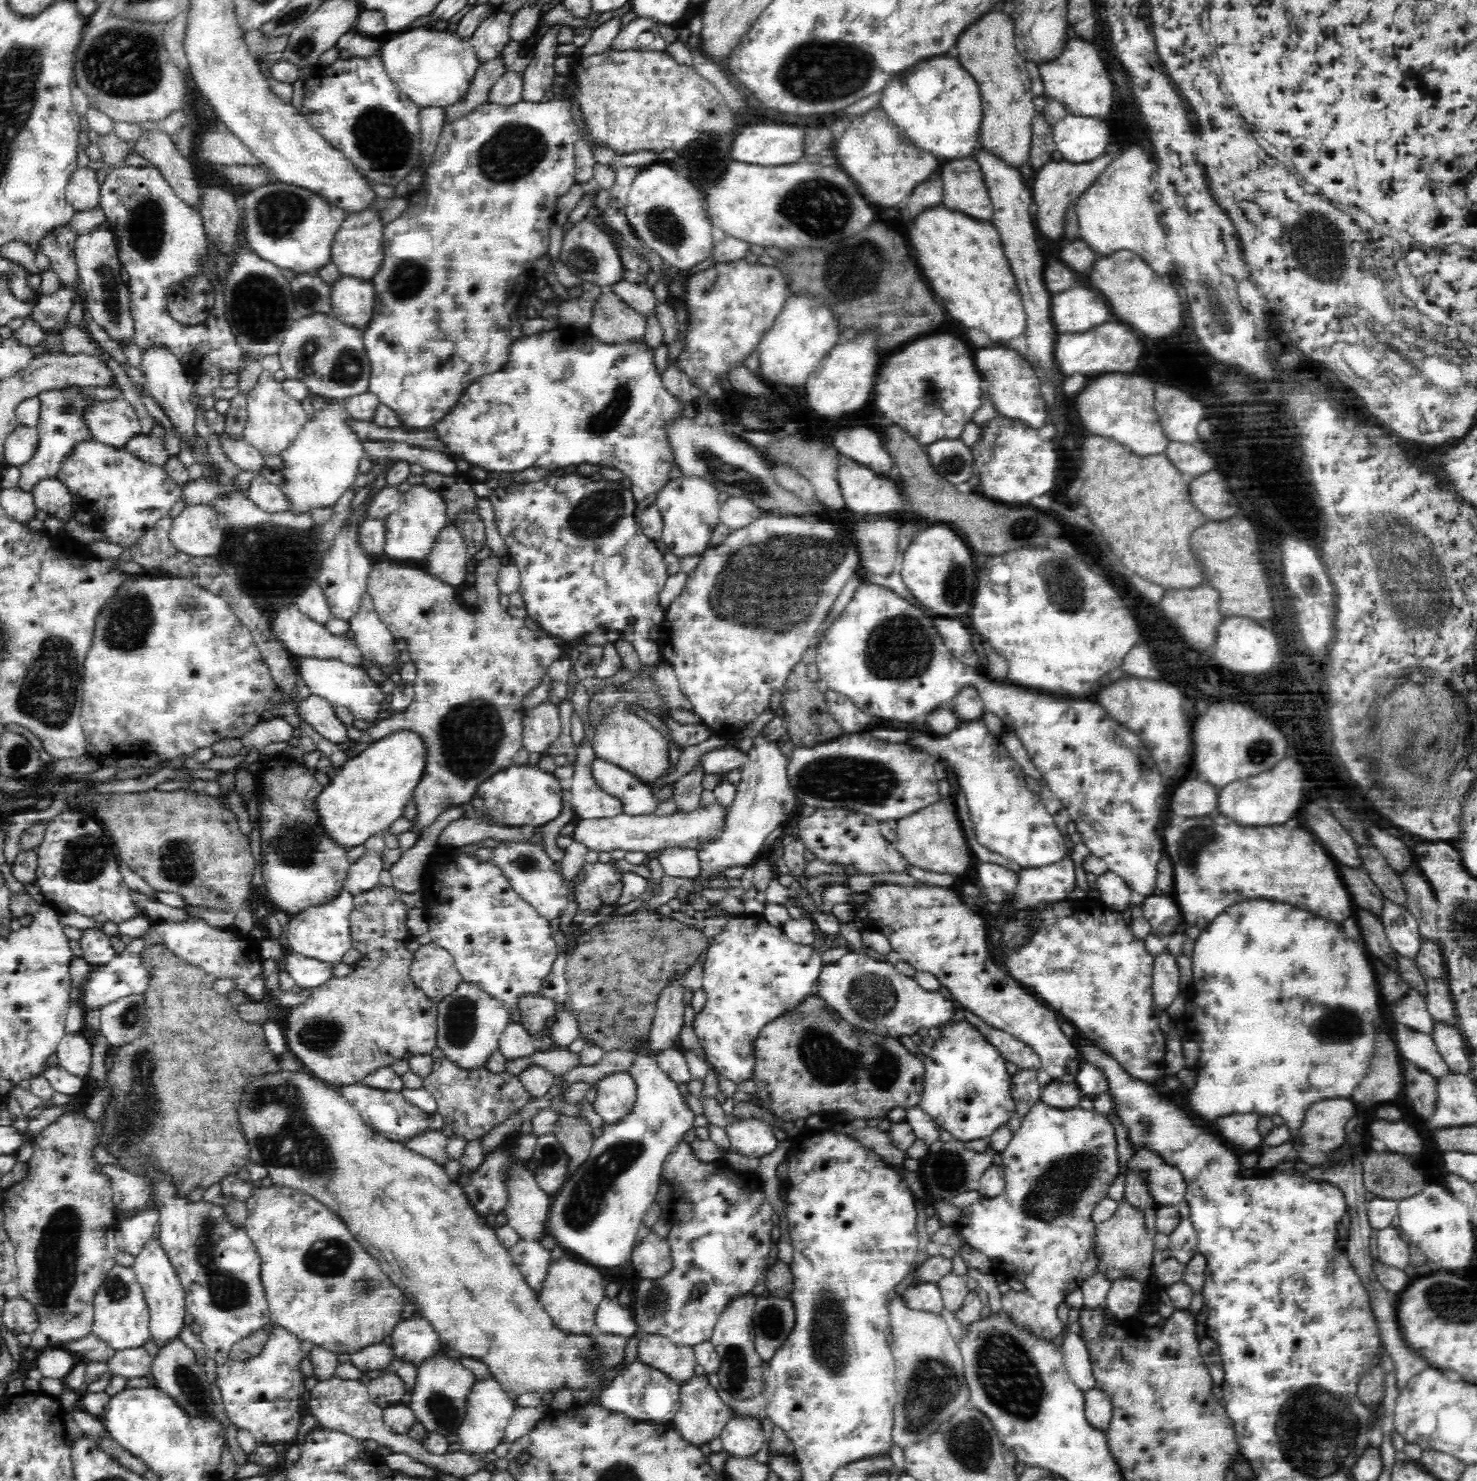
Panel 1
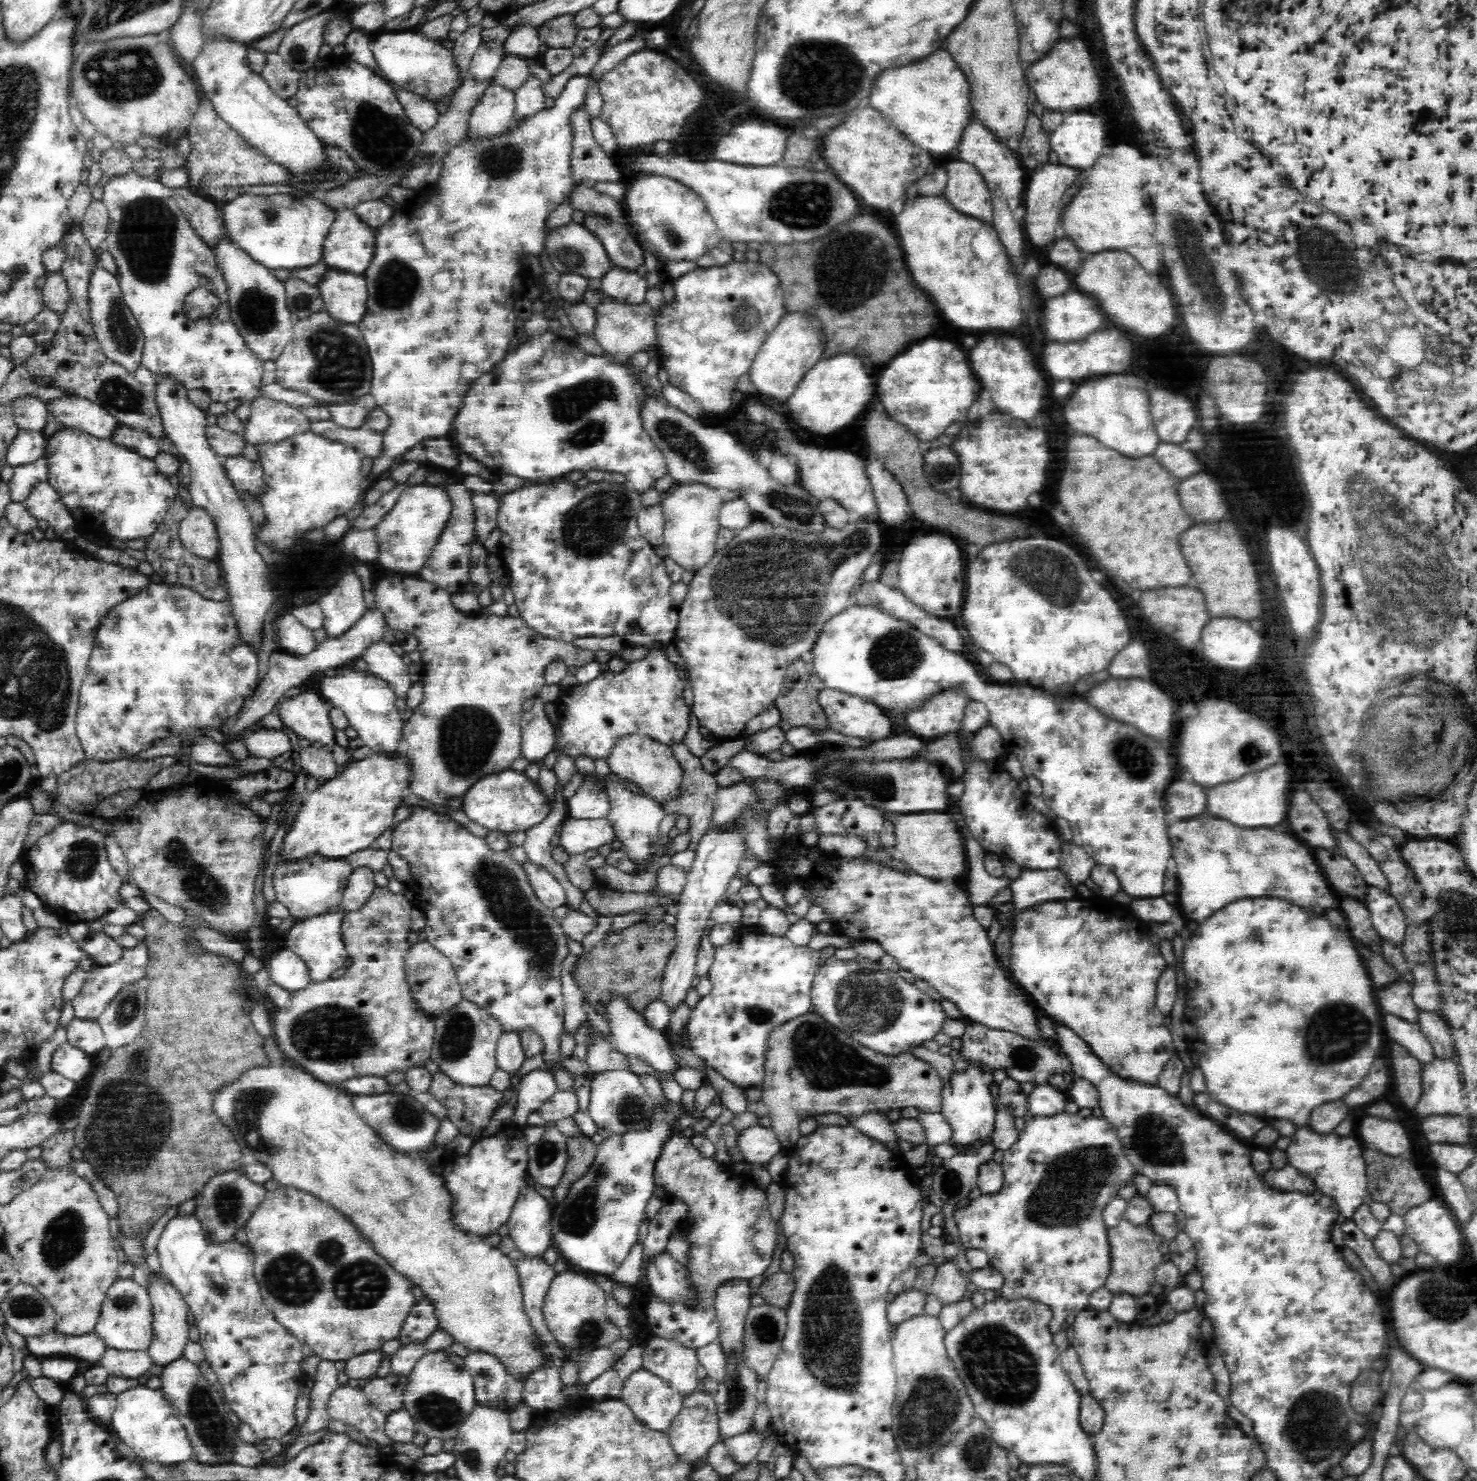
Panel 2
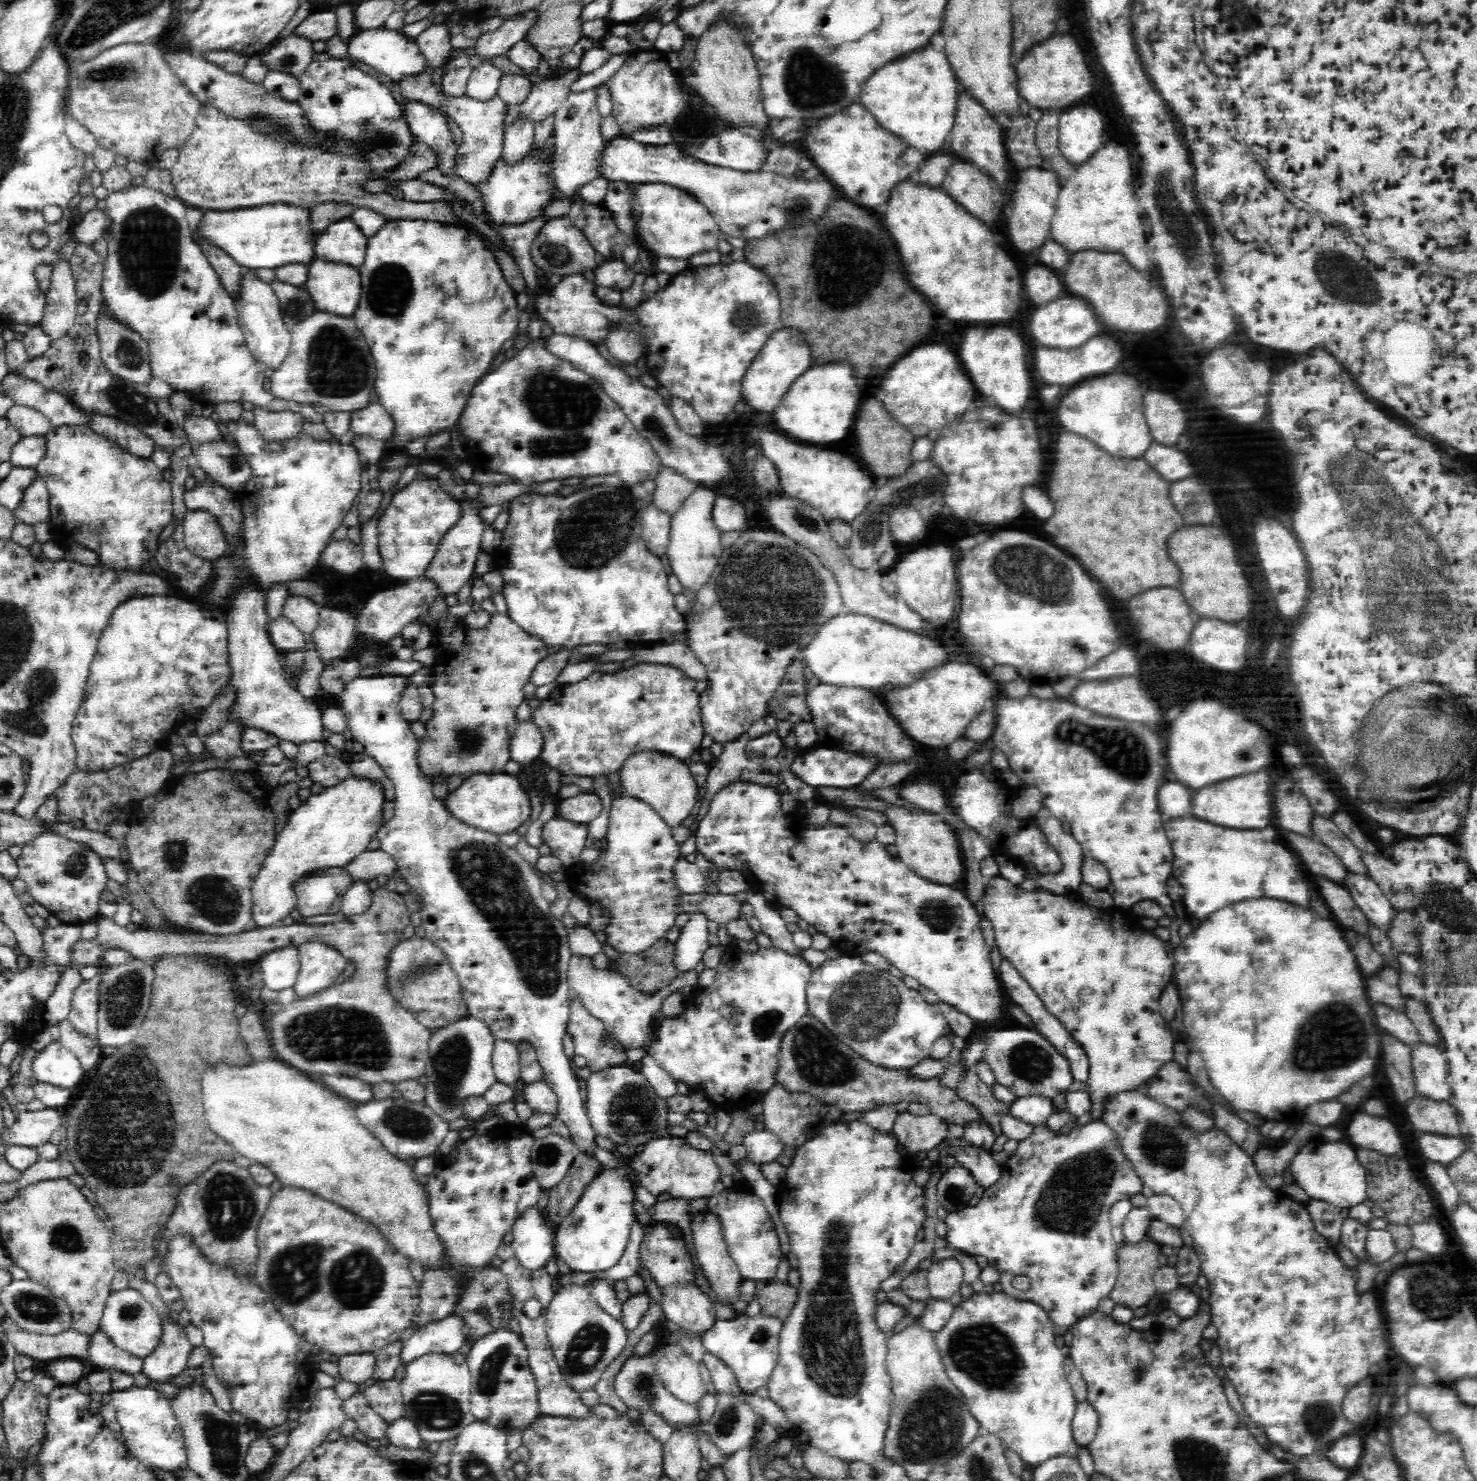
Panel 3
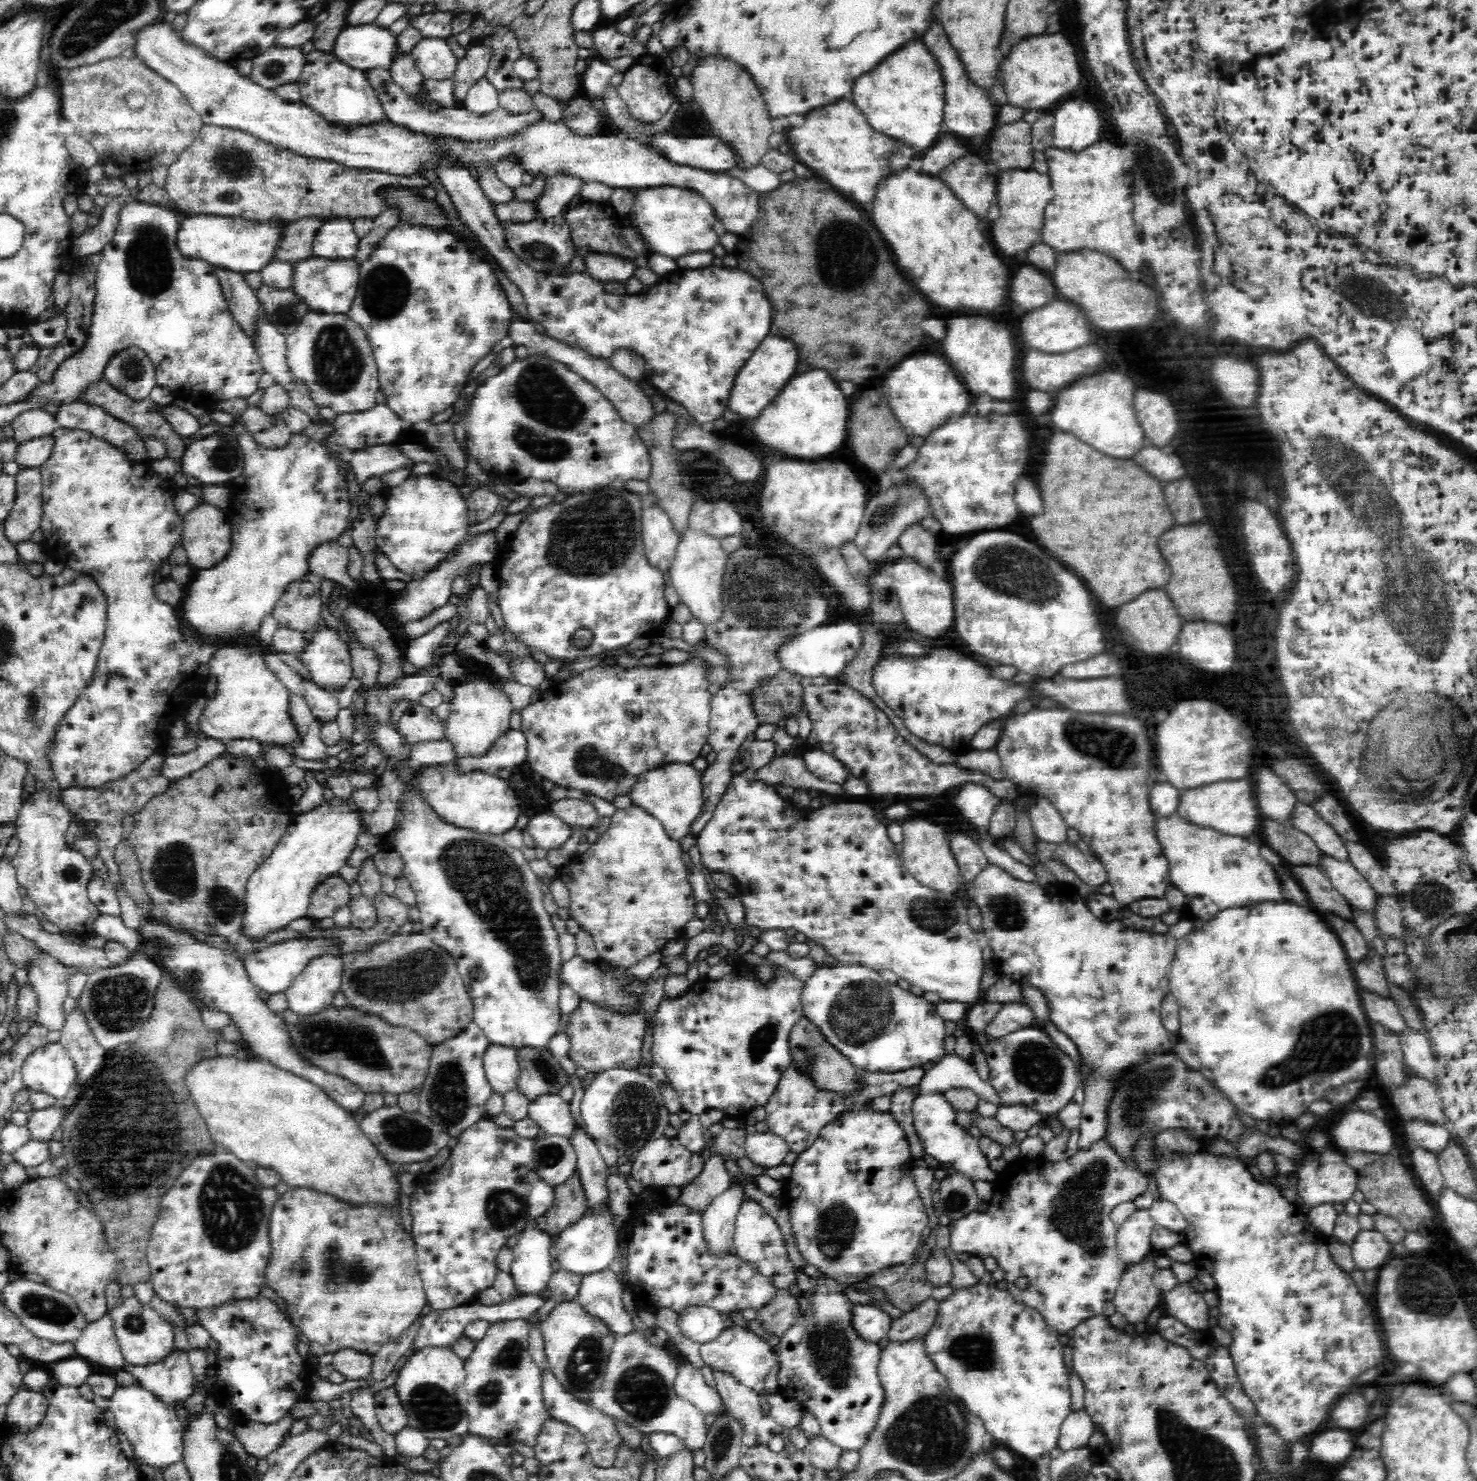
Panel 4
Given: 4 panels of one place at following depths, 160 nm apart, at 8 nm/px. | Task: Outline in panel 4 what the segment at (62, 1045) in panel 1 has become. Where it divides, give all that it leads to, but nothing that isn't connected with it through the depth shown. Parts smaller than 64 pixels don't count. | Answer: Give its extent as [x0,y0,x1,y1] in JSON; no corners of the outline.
[22,1041,76,1101]

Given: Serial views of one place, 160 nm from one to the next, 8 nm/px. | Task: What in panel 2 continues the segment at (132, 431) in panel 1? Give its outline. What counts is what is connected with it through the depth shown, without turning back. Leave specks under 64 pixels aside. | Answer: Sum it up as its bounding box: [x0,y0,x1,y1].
[47,396,121,439]

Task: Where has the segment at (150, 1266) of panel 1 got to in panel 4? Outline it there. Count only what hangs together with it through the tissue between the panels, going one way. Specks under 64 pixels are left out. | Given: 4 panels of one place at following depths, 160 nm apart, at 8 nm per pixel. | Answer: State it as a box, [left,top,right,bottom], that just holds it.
[124,1351,195,1410]

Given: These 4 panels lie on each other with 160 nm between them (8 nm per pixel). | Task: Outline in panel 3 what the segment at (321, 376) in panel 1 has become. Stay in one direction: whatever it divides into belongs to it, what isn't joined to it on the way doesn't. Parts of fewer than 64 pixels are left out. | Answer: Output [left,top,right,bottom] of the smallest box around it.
[269,311,377,412]

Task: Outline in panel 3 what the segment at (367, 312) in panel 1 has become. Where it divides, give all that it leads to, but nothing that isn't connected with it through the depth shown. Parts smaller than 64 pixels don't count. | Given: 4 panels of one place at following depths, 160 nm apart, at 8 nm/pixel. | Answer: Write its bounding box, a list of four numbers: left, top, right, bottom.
[303,258,361,317]

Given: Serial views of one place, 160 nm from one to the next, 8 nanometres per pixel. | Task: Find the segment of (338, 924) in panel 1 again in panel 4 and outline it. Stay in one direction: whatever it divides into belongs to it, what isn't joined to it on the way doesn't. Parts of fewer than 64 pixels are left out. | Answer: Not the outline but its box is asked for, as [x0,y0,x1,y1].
[283,954,343,1018]

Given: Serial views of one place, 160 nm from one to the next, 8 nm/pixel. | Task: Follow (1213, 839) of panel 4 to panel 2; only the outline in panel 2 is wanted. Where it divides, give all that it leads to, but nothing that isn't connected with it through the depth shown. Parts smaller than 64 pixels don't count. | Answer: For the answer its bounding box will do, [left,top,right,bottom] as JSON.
[1167,811,1339,920]

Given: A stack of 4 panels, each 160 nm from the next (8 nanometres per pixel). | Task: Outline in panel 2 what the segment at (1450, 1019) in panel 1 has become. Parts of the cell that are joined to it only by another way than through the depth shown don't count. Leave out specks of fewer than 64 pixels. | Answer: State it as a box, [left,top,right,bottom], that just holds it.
[1411,964,1440,1012]

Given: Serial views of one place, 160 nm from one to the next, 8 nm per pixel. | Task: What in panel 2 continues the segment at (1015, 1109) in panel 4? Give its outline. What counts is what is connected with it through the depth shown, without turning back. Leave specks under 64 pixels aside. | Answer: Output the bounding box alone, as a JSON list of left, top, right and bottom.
[1026,1084,1069,1116]

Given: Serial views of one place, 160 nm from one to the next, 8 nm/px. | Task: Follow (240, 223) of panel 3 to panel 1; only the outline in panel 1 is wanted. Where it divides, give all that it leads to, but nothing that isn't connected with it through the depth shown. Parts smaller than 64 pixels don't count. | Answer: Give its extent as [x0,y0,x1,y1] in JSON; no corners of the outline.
[239,182,348,274]

